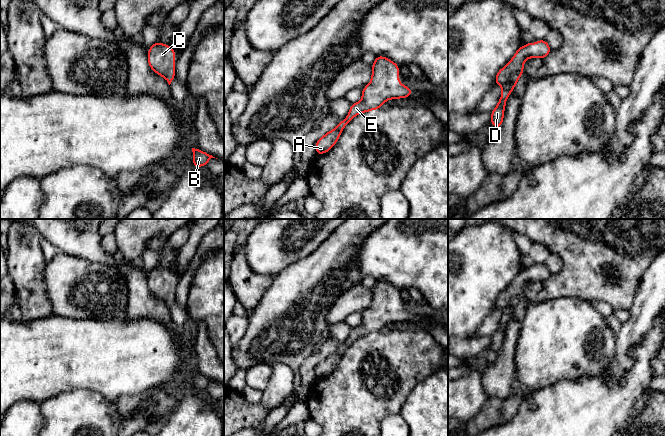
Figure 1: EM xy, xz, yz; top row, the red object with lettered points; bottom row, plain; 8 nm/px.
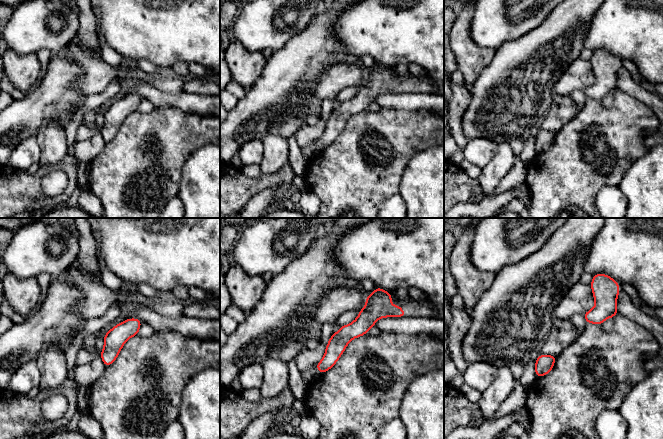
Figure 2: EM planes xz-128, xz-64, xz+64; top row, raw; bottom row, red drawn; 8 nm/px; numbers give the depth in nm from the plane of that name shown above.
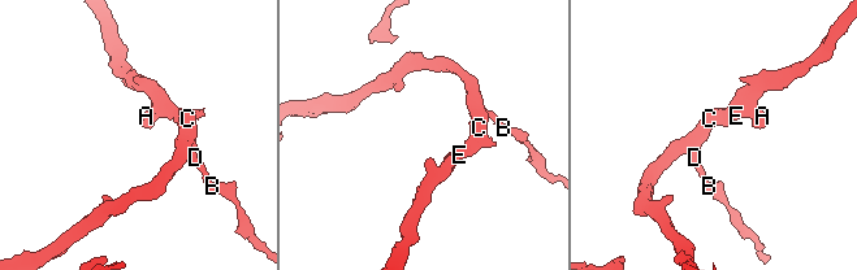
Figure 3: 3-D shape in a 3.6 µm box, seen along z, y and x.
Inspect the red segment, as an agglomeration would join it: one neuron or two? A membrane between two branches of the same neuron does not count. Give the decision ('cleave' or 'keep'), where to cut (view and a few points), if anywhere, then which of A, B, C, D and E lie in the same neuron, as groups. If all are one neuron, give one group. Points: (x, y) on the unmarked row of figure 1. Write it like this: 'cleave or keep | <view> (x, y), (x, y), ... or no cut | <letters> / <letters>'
keep | no cut | A B C D E

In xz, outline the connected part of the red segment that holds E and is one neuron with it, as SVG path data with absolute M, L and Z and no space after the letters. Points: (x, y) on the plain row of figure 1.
M376 280L372 288L372 302L370 307L362 313L361 325L352 327L347 341L315 367L317 379L332 373L344 351L358 338L377 334L388 323L407 322L411 319L413 313L399 307L398 294L398 288L384 280Z

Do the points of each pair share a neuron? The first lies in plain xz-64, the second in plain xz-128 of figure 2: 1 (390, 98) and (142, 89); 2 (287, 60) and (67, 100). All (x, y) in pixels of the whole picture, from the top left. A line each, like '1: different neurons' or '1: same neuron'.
1: same neuron
2: same neuron

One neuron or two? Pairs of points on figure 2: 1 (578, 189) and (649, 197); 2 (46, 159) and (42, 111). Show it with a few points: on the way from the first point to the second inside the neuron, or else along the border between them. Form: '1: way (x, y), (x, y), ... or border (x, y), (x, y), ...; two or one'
1: border (631, 165), (617, 185); two
2: border (64, 128), (46, 119), (35, 135); two

